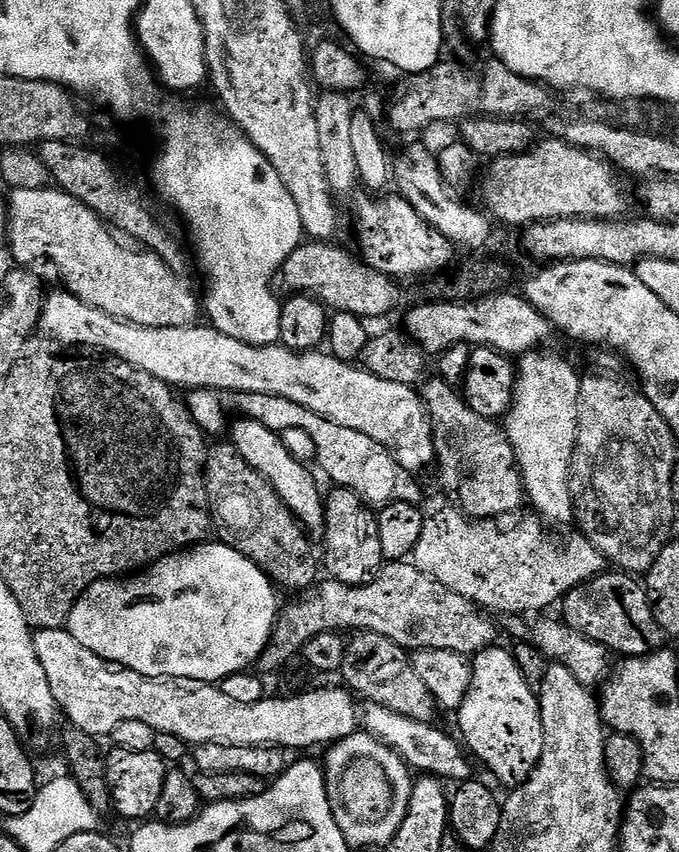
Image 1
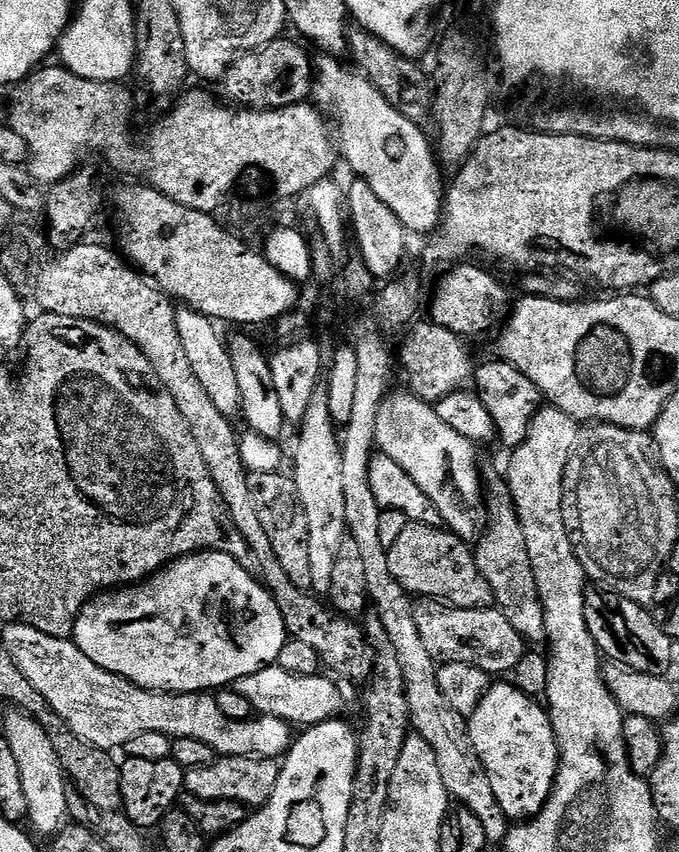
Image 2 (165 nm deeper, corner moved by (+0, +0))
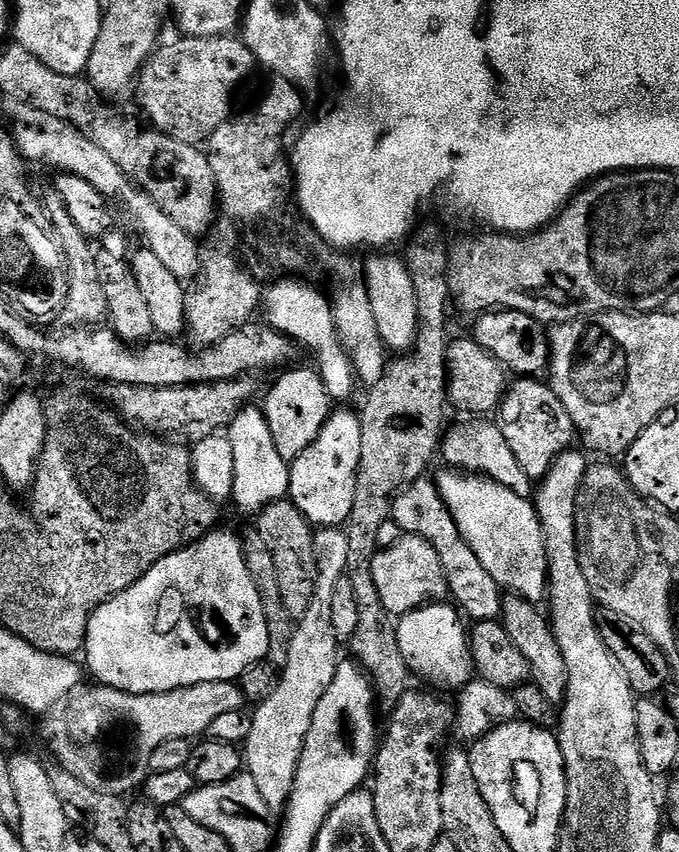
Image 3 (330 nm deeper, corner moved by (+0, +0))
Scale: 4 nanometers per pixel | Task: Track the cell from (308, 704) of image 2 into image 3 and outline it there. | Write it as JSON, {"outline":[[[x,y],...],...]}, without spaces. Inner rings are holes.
{"outline":[[[202,682],[169,692],[135,696],[116,688],[75,688],[63,704],[43,717],[40,736],[56,755],[61,769],[86,786],[123,797],[141,787],[150,773],[150,754],[174,738],[192,740],[205,735],[210,722],[229,710],[244,708],[246,697],[239,683]]]}

